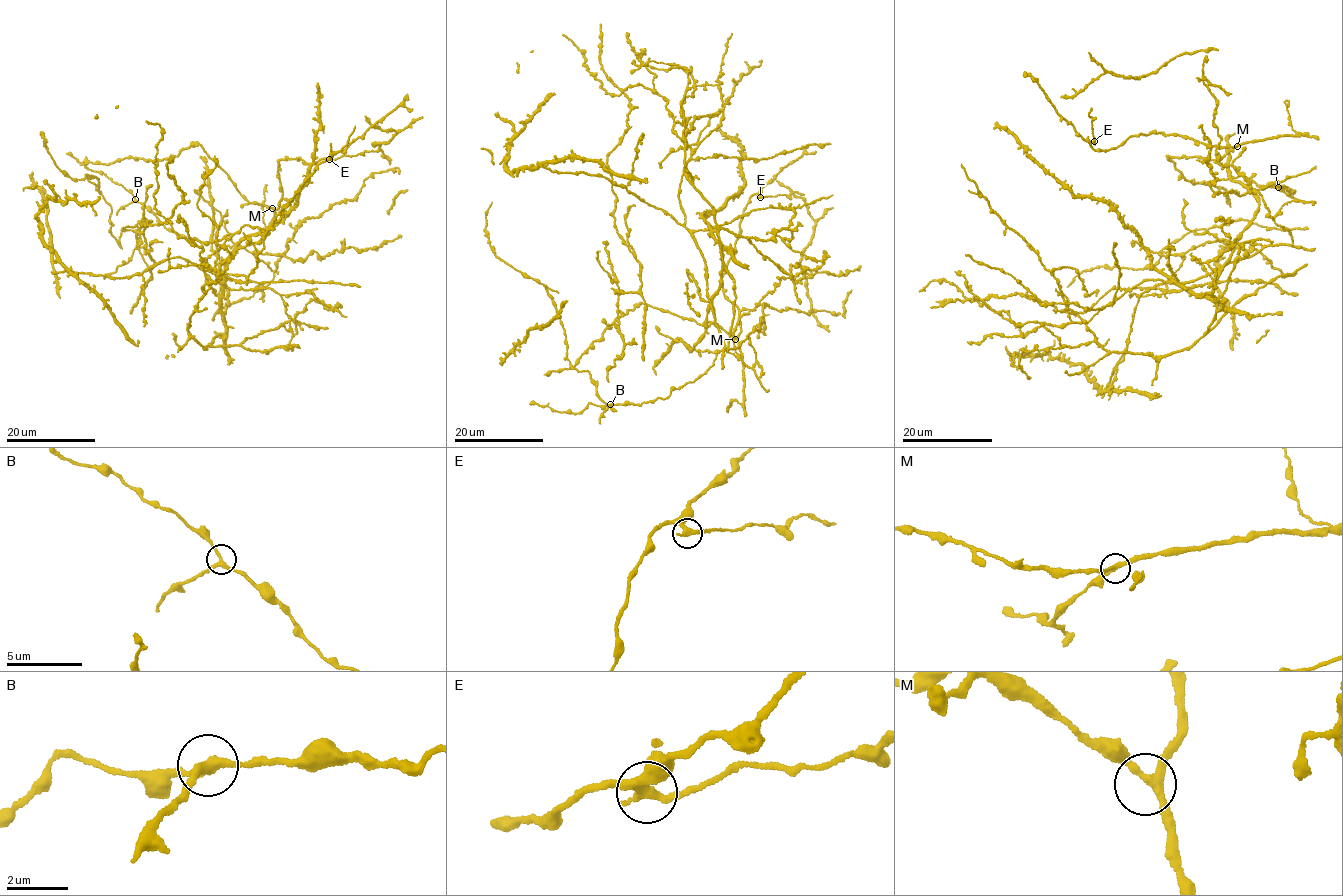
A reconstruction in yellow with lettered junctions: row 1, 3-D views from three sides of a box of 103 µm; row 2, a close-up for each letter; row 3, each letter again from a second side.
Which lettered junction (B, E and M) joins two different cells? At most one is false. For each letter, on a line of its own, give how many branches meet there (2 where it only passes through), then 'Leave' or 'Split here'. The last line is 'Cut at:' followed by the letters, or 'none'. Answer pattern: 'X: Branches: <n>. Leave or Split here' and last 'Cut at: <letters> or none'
B: Branches: 3. Leave
E: Branches: 3. Split here
M: Branches: 3. Leave
Cut at: E

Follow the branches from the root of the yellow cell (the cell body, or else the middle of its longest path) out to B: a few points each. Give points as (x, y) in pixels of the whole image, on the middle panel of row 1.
B: (691, 237), (705, 265), (715, 322), (711, 303), (692, 350), (683, 341), (716, 358), (666, 398), (610, 404)

